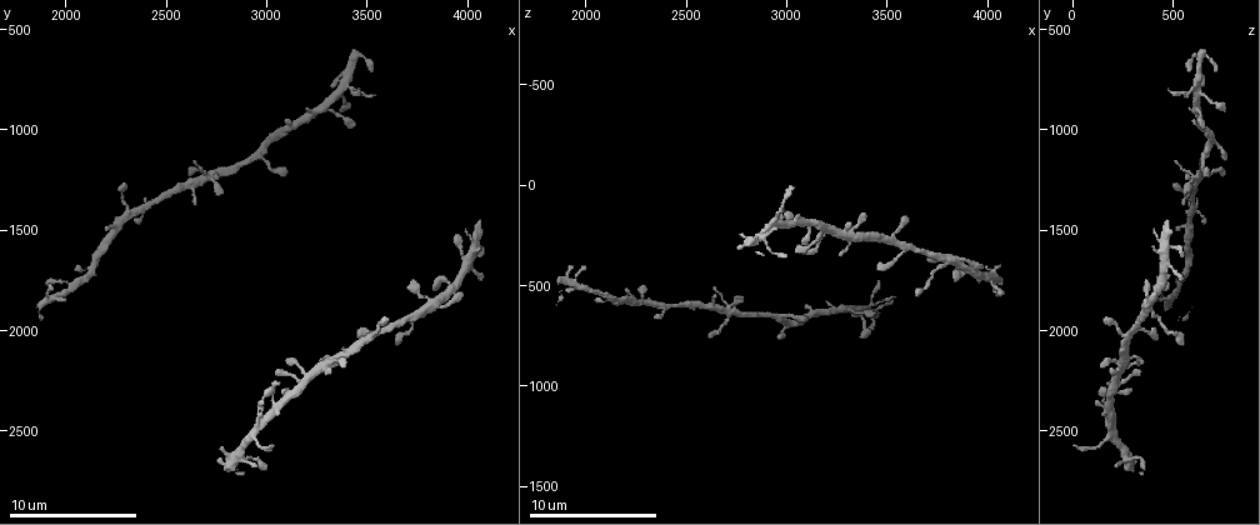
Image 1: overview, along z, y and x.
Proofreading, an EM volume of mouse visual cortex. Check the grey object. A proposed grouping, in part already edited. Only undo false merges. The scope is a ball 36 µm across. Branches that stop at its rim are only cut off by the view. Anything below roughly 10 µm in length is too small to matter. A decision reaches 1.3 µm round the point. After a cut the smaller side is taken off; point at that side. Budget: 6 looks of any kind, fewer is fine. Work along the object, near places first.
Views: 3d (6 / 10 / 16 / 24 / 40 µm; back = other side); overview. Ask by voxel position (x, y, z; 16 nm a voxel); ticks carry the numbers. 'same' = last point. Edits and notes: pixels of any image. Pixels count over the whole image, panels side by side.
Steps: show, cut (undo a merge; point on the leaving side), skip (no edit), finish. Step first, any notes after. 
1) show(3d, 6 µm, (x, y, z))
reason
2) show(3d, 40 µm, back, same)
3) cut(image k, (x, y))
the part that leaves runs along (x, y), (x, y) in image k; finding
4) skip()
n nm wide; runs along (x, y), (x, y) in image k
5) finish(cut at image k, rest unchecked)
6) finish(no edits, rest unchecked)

show(3d, 10 µm, (2110, 1730, 540))
sudden change in width

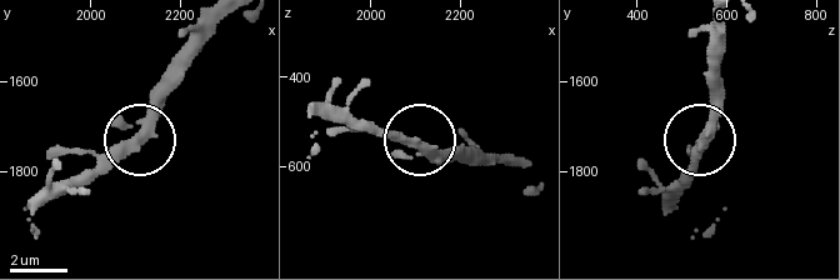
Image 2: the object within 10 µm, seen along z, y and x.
skip()
all the same neuron

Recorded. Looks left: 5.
show(3d, 6 µm, (2450, 1350, 590))
narrows sharply

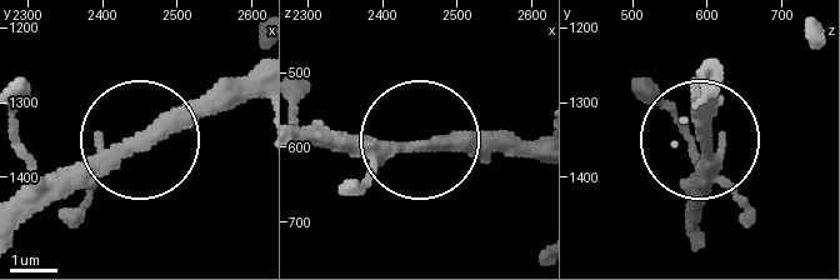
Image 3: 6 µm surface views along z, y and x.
skip()
runs along (713, 68), (701, 215) in image 3; one neuron here

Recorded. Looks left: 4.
show(3d, 16 µm, (3410, 980, 640))

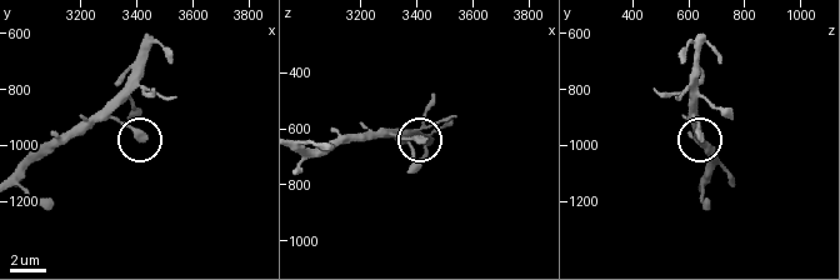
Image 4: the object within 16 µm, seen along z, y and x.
skip()
all the same neuron

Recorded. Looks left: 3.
finish(no edits, rest unchecked)

